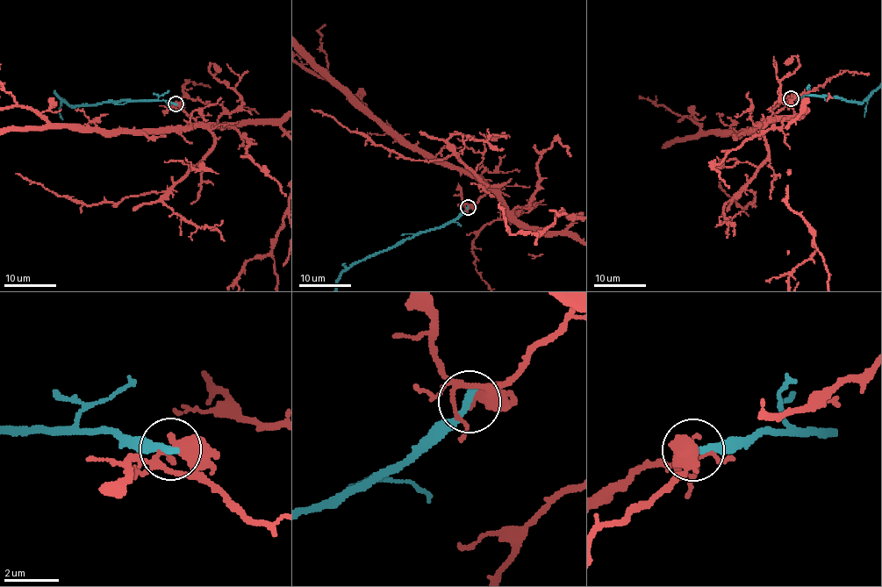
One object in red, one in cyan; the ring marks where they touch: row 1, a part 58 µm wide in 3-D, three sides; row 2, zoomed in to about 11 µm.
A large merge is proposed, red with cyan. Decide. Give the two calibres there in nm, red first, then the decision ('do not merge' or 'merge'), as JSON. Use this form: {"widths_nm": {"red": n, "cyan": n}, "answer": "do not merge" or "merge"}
{"widths_nm": {"red": 600, "cyan": 320}, "answer": "do not merge"}

